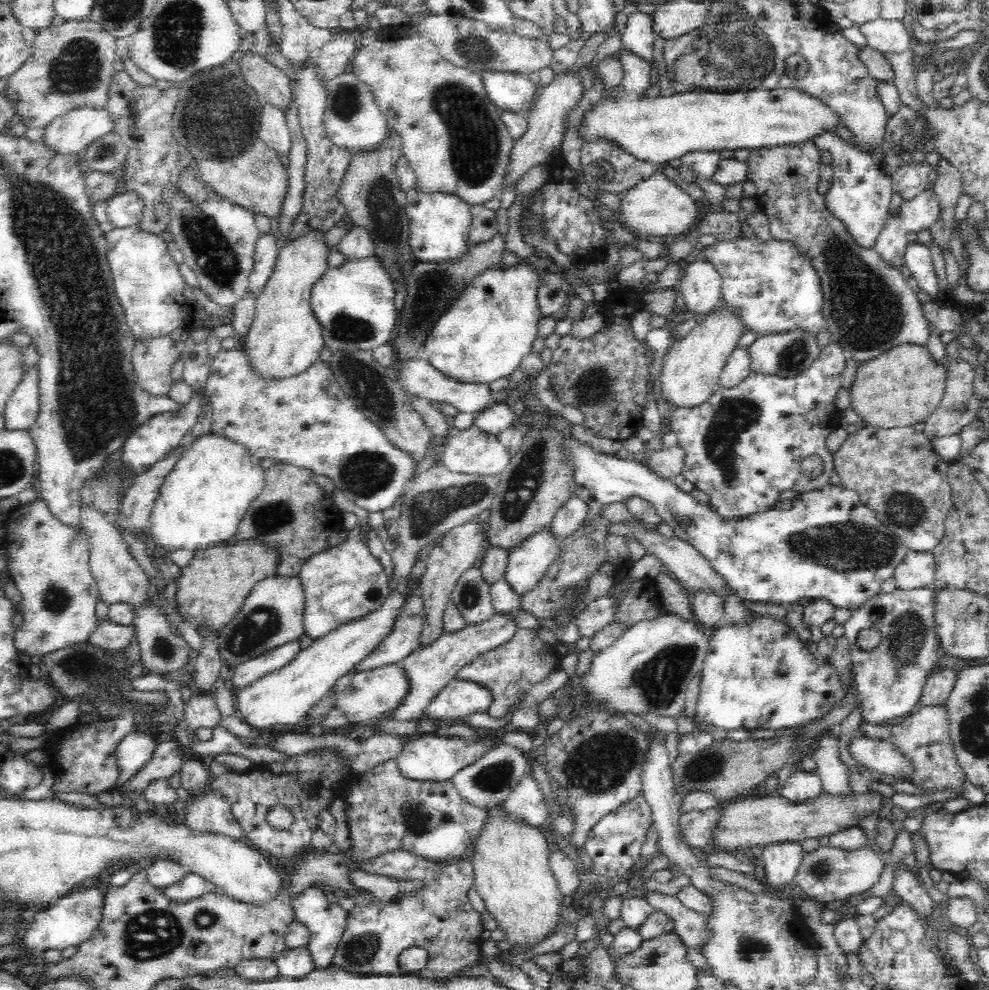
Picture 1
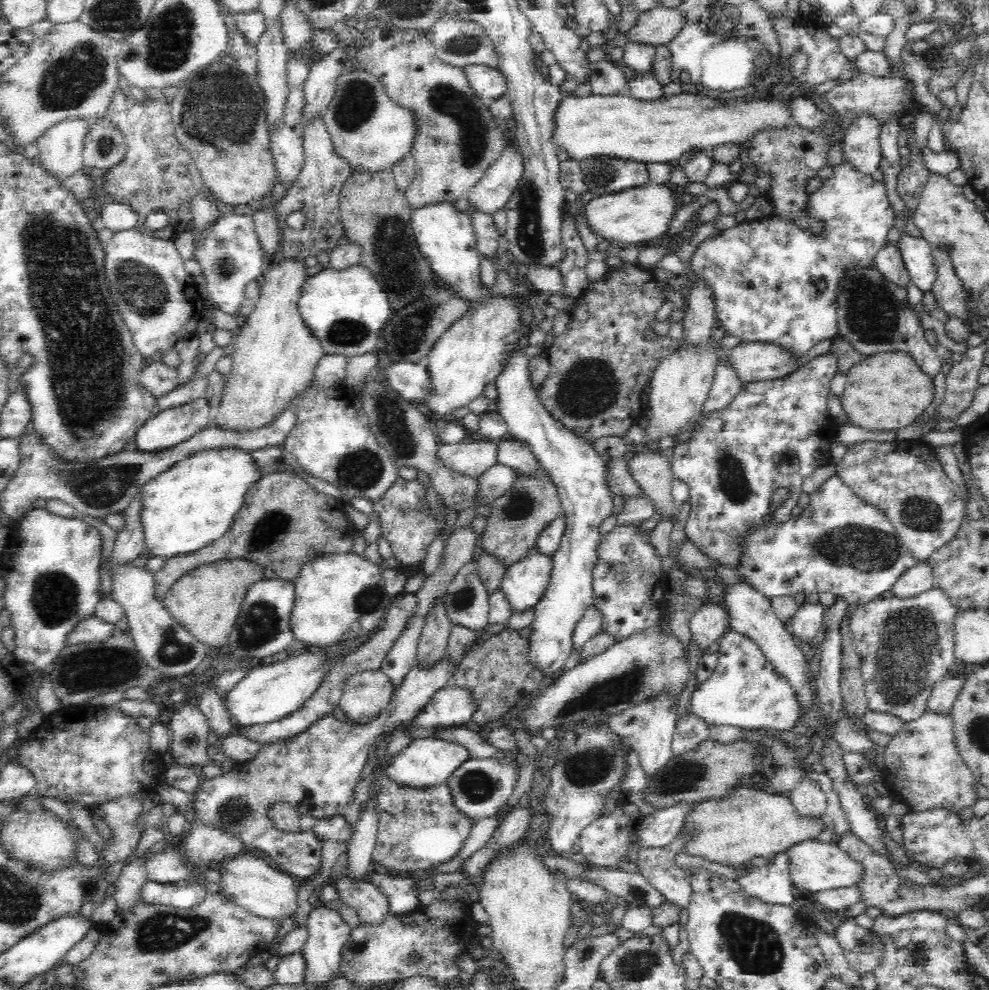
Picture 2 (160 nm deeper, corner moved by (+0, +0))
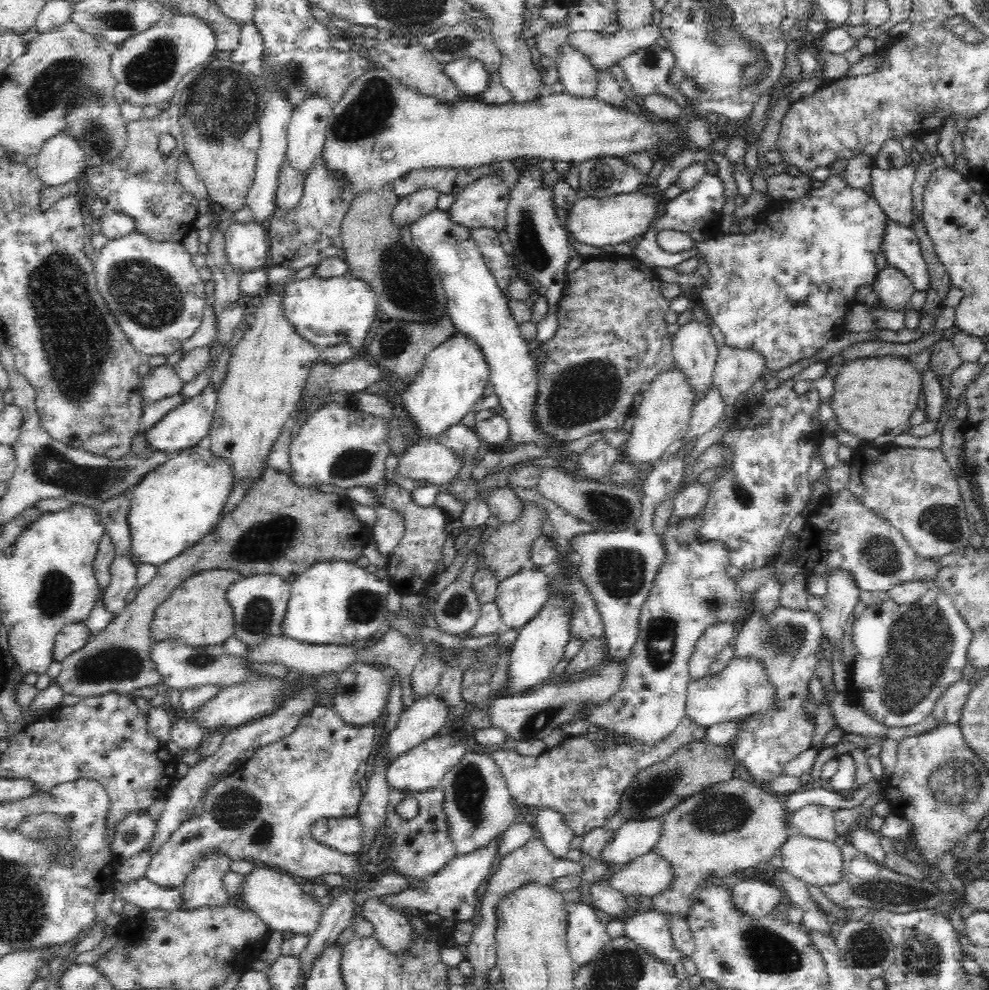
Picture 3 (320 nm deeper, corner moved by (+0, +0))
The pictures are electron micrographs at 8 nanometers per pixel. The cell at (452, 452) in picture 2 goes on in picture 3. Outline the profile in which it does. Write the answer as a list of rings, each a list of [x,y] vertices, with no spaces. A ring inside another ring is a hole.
[[[420,438],[398,460],[394,472],[412,481],[425,480],[439,486],[455,479],[465,461],[454,449],[432,438]]]

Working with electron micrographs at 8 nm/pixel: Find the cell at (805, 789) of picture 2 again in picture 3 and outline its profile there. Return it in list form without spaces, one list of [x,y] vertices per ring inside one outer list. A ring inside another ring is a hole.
[[[808,804],[791,814],[791,825],[800,835],[835,843],[839,837],[836,834],[833,813],[828,806]]]

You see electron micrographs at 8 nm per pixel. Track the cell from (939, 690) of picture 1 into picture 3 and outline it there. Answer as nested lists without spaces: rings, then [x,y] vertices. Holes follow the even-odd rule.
[[[963,679],[955,680],[949,684],[934,703],[931,715],[938,723],[956,724],[959,722],[961,708],[964,706],[967,694],[972,688],[972,683],[964,682]]]

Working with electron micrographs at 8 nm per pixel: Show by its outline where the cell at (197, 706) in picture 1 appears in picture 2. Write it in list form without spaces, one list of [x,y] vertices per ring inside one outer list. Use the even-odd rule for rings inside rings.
[[[183,702],[170,721],[172,755],[174,764],[209,764],[207,749],[212,735],[206,715],[196,706],[196,702]]]

